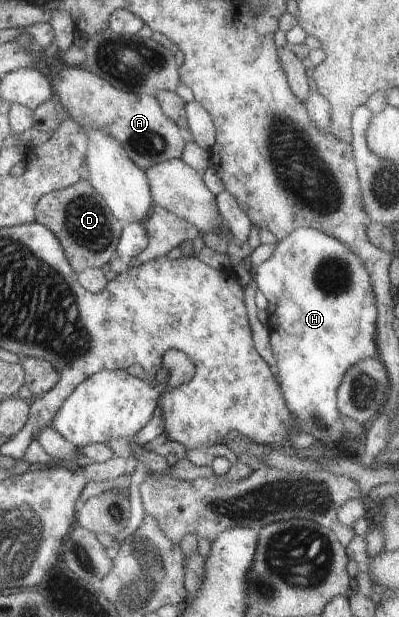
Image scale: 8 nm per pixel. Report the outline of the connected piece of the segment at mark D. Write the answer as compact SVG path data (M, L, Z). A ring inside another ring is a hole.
M81 180L75 185L61 189L61 191L52 191L43 195L35 206L35 213L36 222L45 225L59 239L59 243L61 243L61 247L75 271L101 269L117 256L116 247L123 231L123 223L111 213L111 210L105 205L103 196L95 191L91 182Z

